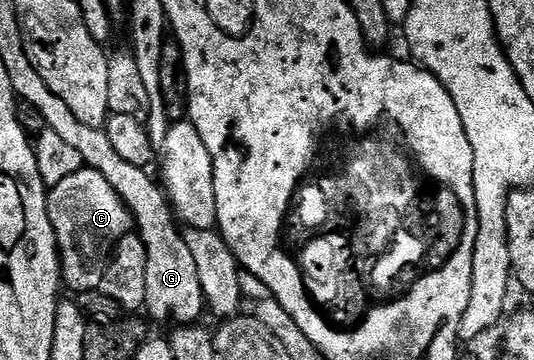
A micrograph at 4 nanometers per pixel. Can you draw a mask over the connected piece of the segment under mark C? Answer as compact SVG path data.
M84 167L49 189L47 215L60 249L60 277L63 285L78 293L99 291L104 267L116 245L133 229L132 213L114 188L96 169Z

